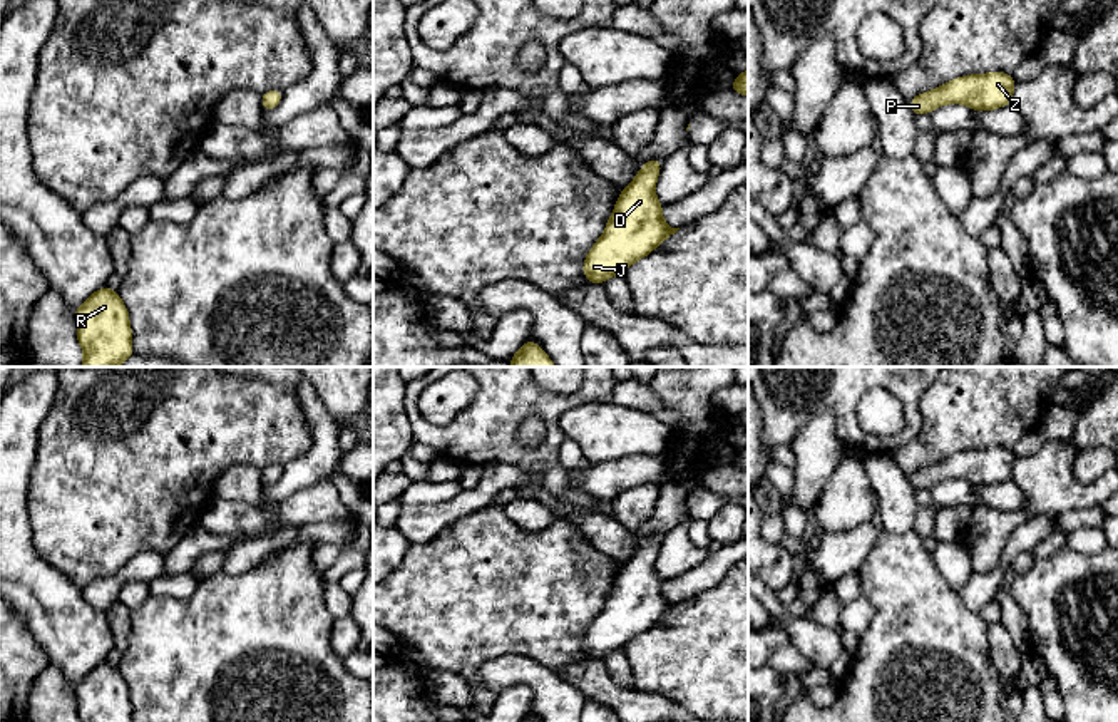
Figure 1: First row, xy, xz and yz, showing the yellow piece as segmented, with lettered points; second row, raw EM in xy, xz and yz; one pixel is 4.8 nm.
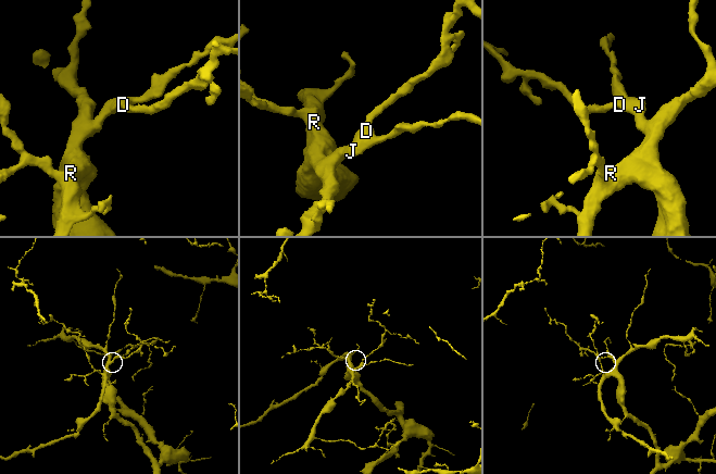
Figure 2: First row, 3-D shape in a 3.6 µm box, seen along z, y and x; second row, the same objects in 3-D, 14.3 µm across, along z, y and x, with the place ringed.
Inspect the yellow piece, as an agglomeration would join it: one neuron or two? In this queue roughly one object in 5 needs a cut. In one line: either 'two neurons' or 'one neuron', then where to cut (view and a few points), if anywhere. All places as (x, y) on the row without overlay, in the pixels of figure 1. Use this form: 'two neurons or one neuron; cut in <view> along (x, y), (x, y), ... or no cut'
one neuron; no cut

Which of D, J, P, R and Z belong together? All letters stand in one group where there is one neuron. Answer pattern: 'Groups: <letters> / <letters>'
Groups: D J P R Z

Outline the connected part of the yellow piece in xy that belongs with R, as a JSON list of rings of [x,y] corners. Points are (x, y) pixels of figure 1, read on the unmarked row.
[[[99,663],[74,687],[80,722],[132,722],[129,687],[117,667]]]

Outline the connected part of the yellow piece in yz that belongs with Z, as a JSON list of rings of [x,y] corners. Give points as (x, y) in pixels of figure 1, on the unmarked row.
[[[989,447],[952,454],[909,476],[914,491],[931,489],[944,479],[966,479],[972,486],[992,486],[1009,481],[1016,456],[1011,449]]]

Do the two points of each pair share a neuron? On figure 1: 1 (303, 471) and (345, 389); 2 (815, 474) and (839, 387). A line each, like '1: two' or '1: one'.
1: two
2: two

